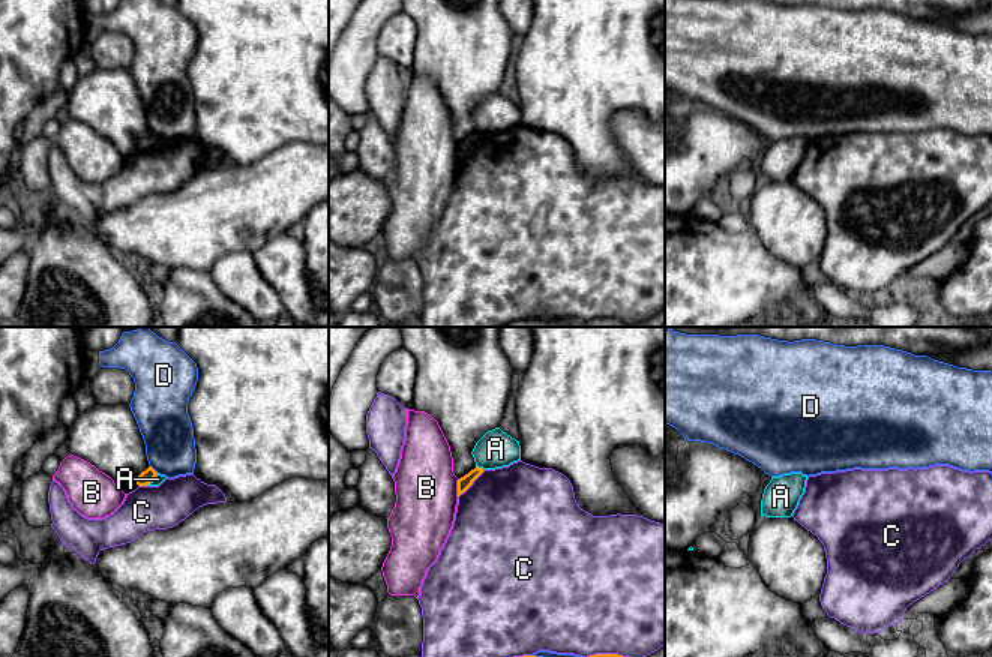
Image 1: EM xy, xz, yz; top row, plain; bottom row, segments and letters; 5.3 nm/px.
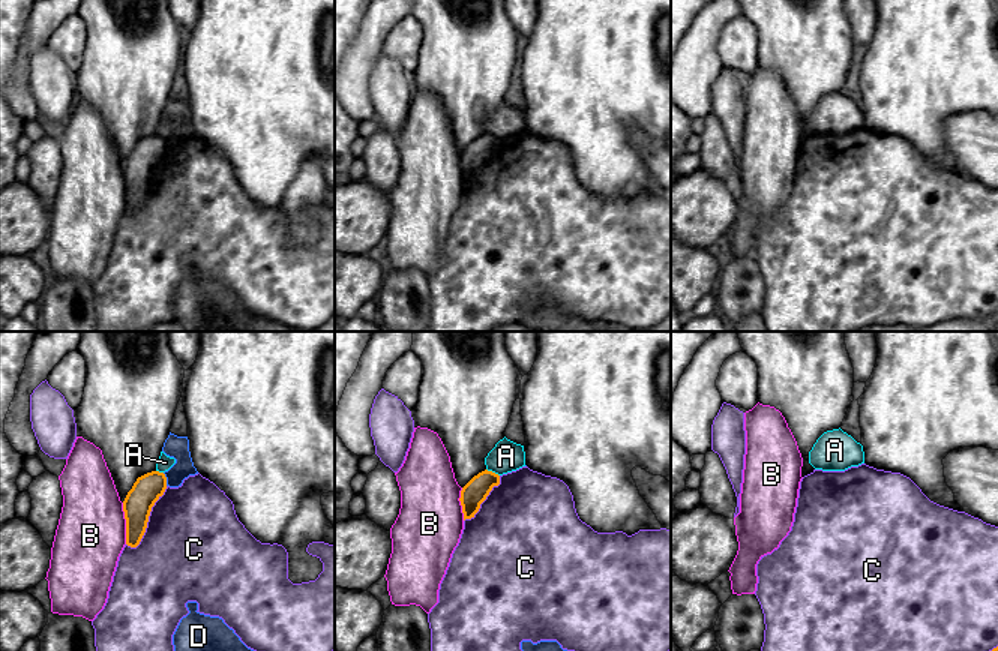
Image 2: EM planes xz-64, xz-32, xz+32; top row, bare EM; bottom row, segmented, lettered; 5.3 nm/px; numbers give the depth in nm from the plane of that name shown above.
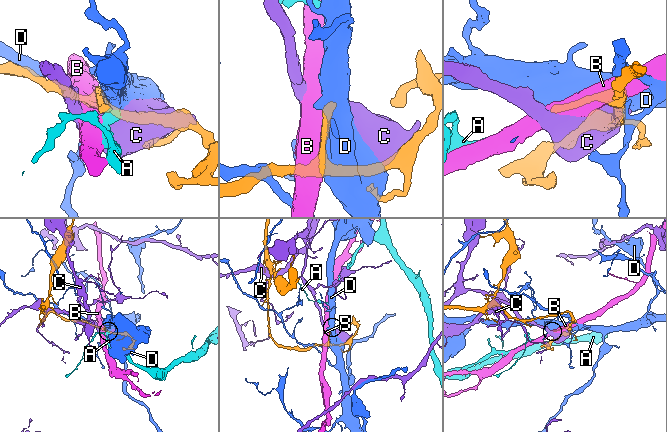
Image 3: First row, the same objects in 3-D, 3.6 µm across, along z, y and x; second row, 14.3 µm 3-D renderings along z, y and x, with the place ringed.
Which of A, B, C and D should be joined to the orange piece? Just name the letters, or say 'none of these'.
none of these

